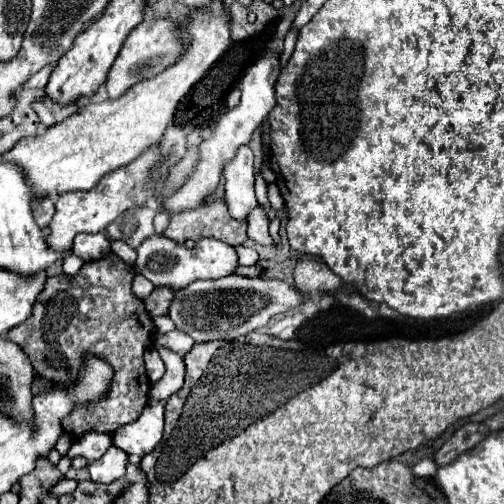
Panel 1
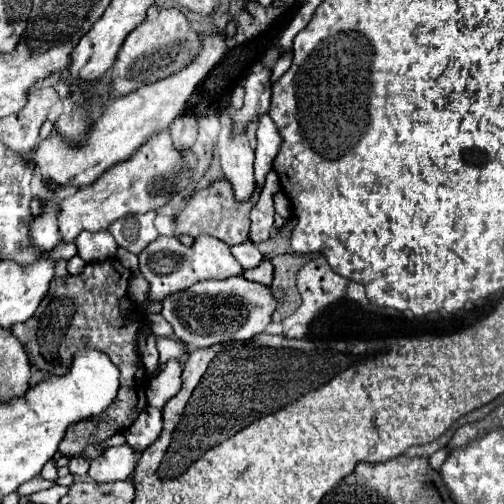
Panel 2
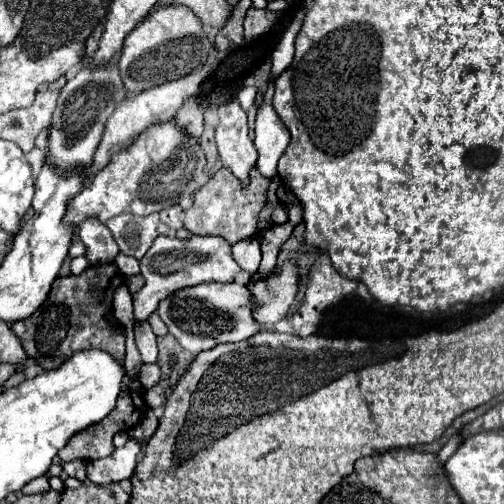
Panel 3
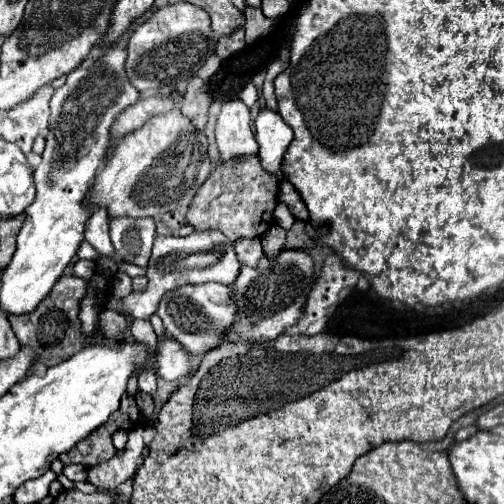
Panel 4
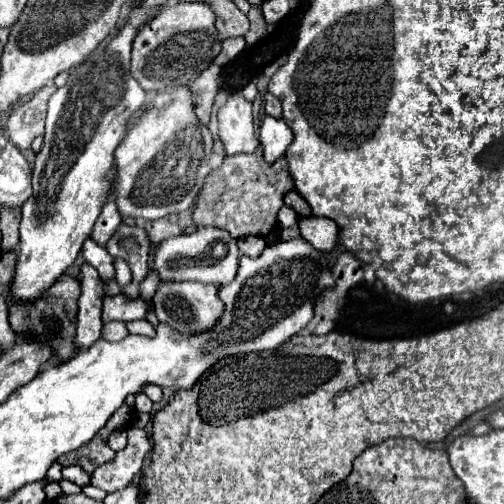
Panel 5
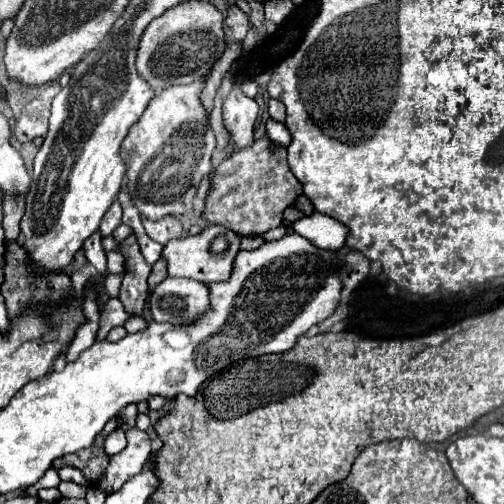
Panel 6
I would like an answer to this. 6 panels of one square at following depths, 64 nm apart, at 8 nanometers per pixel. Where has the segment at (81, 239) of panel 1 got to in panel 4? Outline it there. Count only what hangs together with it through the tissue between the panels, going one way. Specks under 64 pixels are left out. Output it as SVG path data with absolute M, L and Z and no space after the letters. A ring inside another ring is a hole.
M96 208L96 210L92 212L92 216L88 218L86 232L84 232L84 240L86 240L88 244L92 244L100 256L112 258L112 256L114 256L114 248L112 248L112 242L110 242L108 220L110 220L110 218L108 218L108 214L106 214L106 208Z

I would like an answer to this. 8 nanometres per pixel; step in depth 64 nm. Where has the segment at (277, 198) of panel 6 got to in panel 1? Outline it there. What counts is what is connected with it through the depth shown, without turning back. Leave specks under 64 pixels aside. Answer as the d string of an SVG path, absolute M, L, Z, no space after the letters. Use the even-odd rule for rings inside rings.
M204 202L194 210L182 212L180 216L172 216L168 228L162 236L184 244L186 240L200 240L200 238L216 238L230 246L240 246L246 236L246 224L230 218L226 202Z

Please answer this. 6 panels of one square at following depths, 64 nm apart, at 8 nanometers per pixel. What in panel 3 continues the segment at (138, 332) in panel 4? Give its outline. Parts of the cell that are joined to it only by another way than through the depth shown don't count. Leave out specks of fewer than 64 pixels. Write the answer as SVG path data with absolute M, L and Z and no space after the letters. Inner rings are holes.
M136 322L134 328L134 338L136 338L136 346L142 354L142 362L144 364L154 364L158 358L158 348L156 348L156 334L152 332L148 322Z

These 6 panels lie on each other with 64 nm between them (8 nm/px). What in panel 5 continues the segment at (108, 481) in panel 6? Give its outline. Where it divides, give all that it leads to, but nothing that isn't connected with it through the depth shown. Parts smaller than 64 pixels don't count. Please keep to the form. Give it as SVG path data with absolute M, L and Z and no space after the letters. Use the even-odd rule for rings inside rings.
M138 426L128 428L128 446L120 452L116 452L114 460L108 464L96 468L92 472L92 486L104 490L104 492L116 492L120 488L126 488L130 482L136 480L138 472L142 470L142 462L152 450L152 444L146 436L146 432Z

